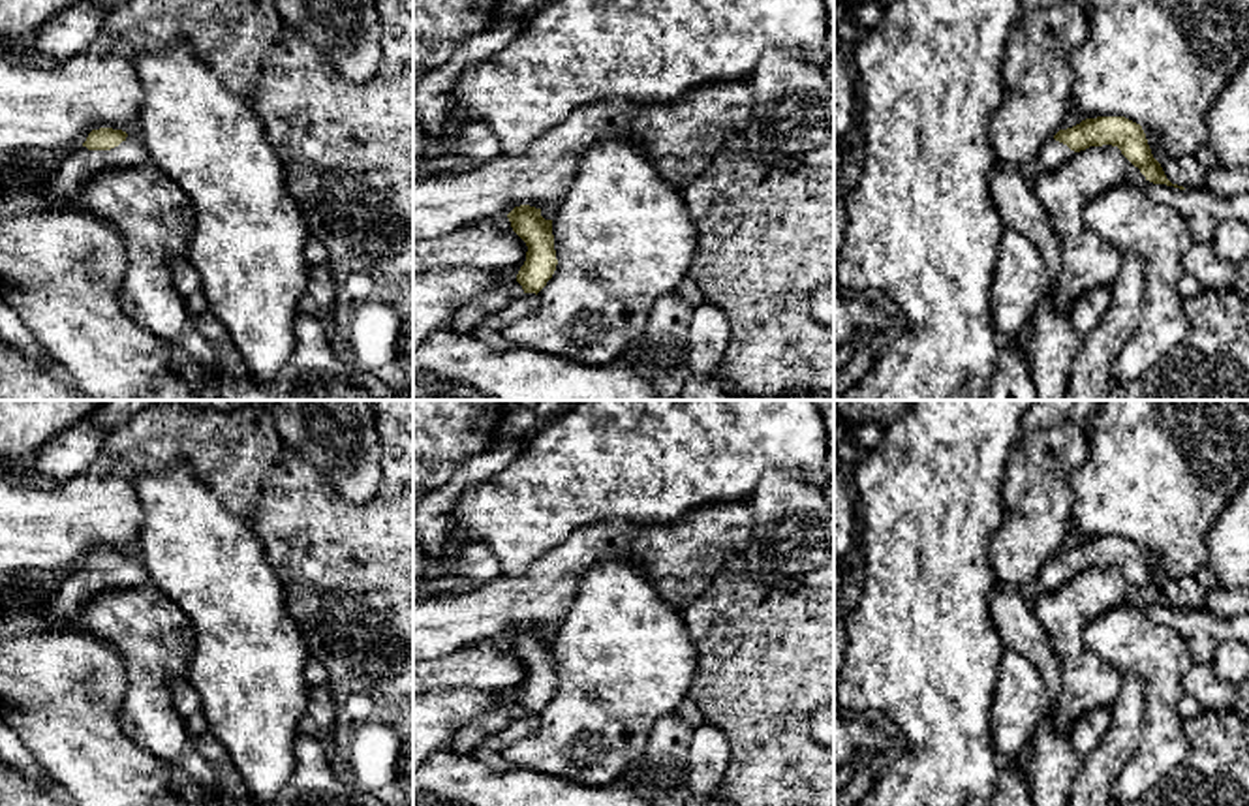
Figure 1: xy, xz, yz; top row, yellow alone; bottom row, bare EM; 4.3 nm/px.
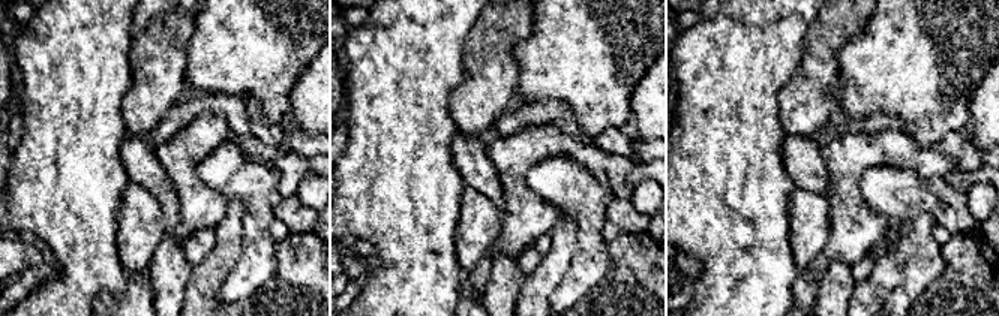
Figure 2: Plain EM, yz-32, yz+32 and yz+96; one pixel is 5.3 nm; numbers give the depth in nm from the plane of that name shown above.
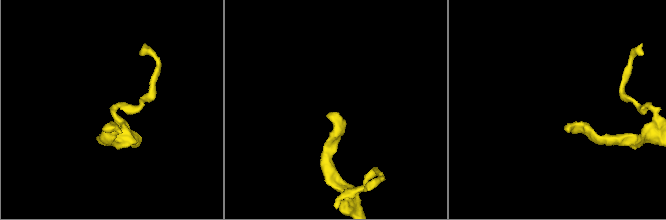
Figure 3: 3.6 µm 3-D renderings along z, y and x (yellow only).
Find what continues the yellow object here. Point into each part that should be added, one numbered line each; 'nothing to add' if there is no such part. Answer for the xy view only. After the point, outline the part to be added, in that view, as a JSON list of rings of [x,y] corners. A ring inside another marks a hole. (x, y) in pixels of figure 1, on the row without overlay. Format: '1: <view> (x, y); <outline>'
1: xy (79, 587); [[[126,558],[111,571],[88,571],[77,567],[66,575],[62,584],[53,592],[51,607],[43,616],[49,631],[71,628],[79,612],[105,590],[137,588],[150,582],[150,575],[139,558]]]

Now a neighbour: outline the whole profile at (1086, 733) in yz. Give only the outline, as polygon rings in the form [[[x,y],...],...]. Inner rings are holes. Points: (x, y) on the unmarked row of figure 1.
[[[1095,708],[1076,721],[1071,740],[1080,757],[1087,755],[1112,725],[1110,708]]]

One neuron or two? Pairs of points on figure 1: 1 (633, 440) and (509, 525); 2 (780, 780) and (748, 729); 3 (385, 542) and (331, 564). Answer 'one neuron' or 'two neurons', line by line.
1: one neuron
2: one neuron
3: one neuron

